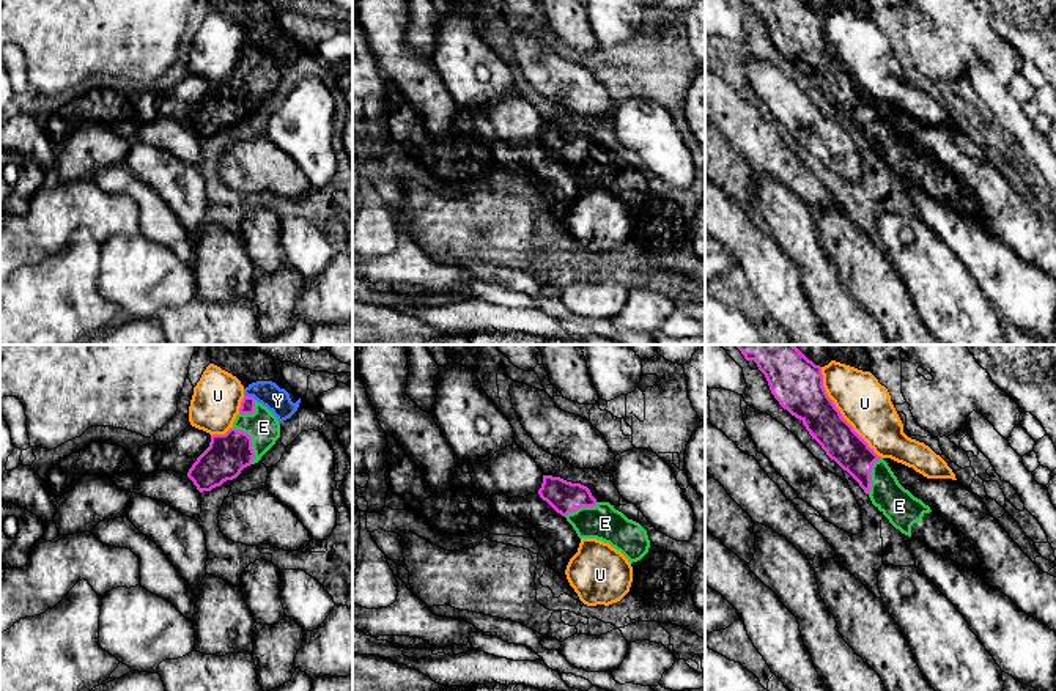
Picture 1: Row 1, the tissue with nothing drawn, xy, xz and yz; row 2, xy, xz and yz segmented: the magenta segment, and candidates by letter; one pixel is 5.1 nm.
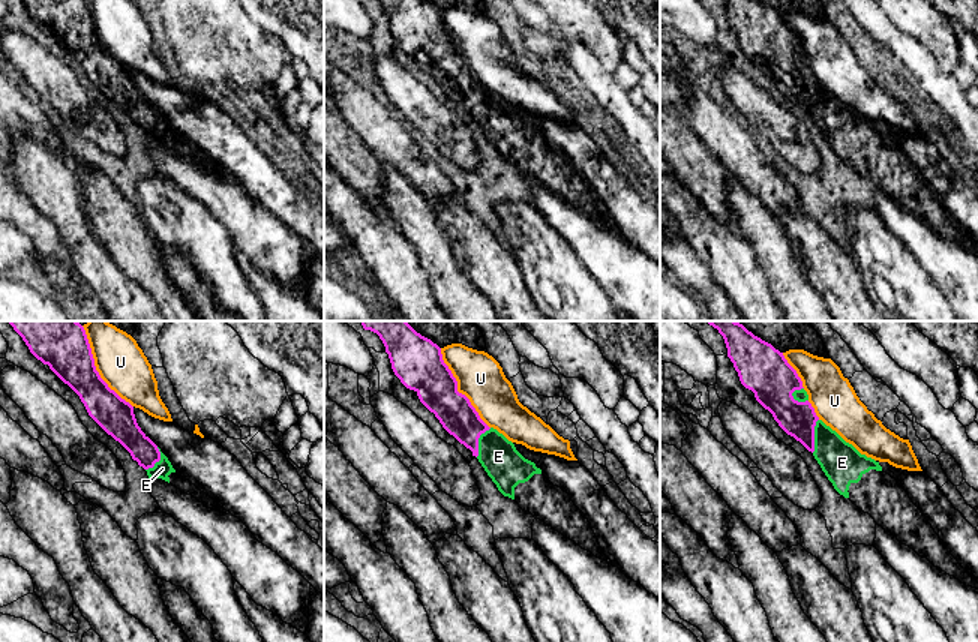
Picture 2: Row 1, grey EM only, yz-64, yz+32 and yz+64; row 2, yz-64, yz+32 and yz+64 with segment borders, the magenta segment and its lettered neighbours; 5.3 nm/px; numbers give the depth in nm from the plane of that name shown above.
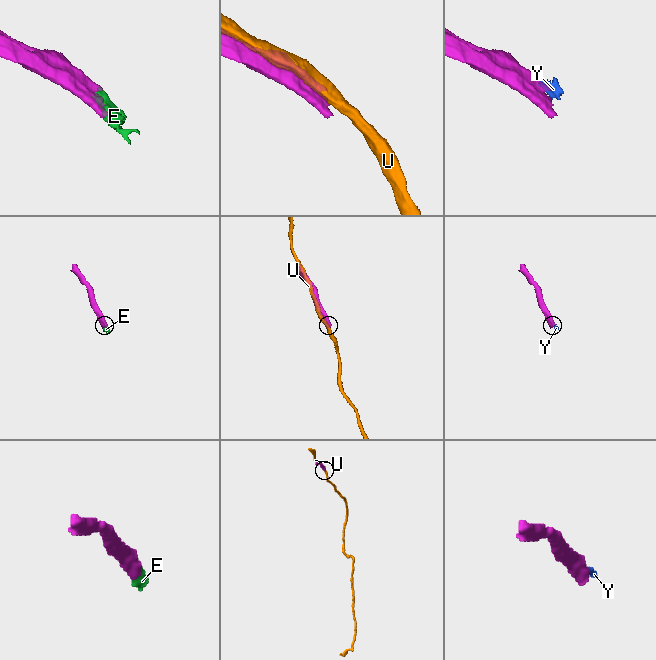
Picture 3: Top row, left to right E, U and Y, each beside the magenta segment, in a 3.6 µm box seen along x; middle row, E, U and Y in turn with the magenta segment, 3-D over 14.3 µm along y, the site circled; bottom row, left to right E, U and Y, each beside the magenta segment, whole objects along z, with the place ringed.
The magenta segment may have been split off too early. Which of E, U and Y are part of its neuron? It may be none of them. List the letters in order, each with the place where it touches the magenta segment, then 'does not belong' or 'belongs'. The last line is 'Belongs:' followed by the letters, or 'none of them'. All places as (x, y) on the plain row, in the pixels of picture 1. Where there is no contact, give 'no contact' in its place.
E: xy (251, 90) | belongs
U: yz (839, 60) | does not belong
Y: xy (251, 44) | does not belong
Belongs: E

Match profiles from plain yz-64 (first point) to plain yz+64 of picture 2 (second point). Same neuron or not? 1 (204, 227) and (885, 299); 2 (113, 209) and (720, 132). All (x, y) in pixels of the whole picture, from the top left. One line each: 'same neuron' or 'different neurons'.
1: same neuron
2: different neurons

